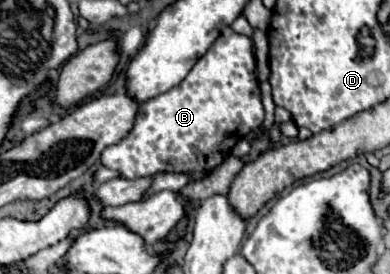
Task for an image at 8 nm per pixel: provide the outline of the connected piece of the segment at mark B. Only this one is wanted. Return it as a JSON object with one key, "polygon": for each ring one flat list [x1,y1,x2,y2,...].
{"polygon":[[223,31,177,87,139,105,131,131,119,143,103,149,101,163,119,171,121,179,155,177,157,173,183,173,191,177,191,181,201,181,225,161,241,137,247,137,263,123,265,111,253,69,255,61,251,53,251,39,235,31]]}

